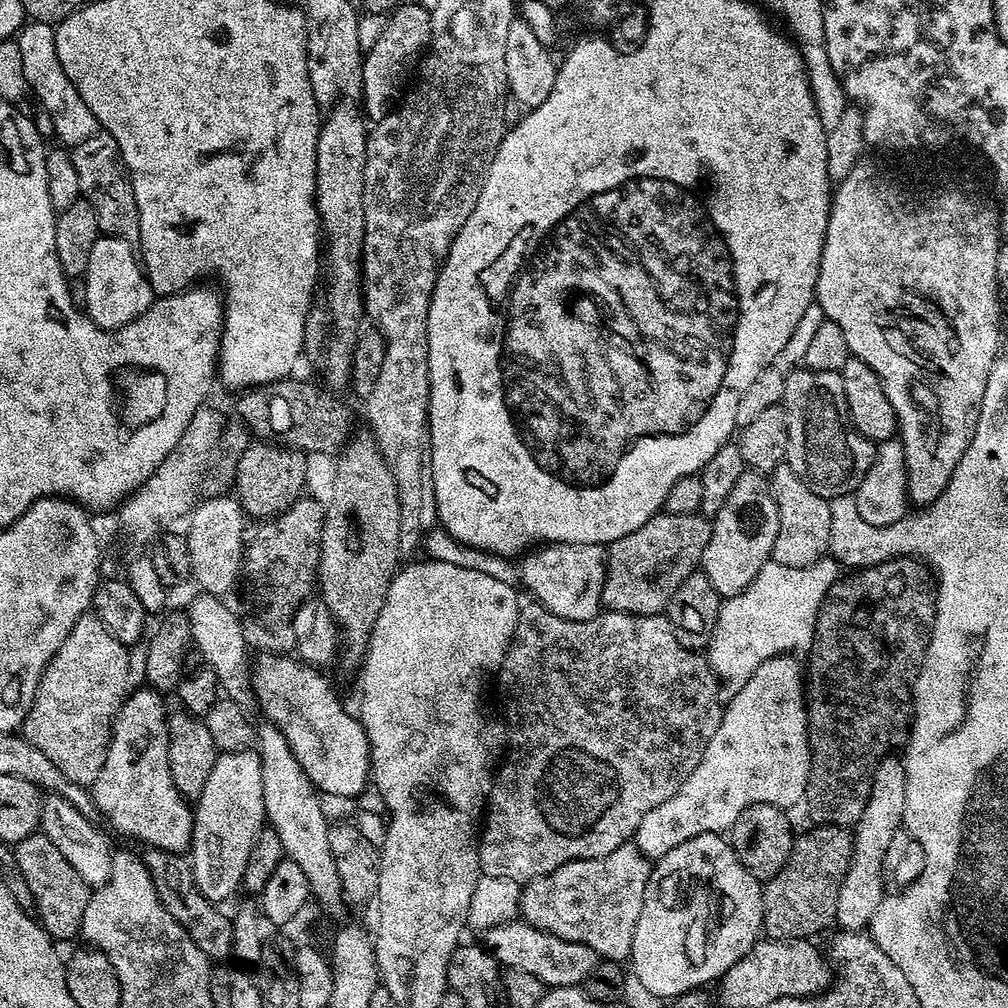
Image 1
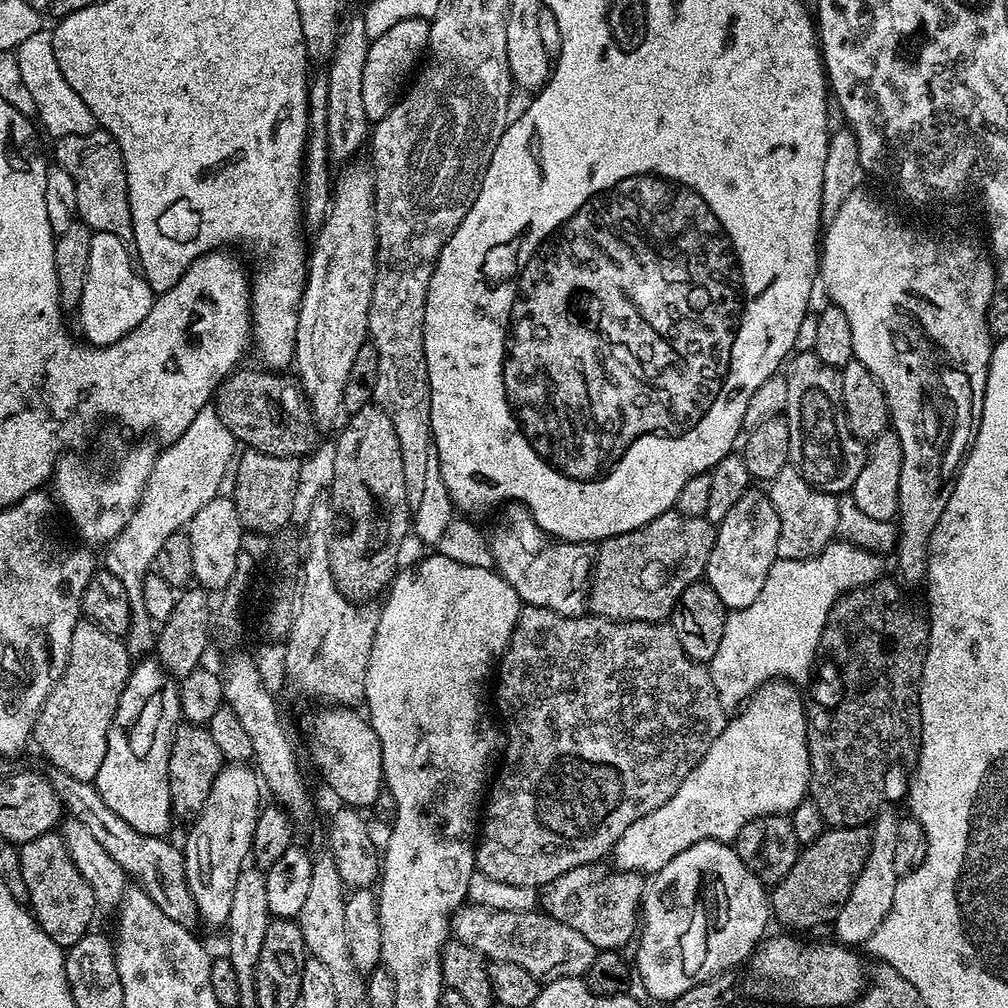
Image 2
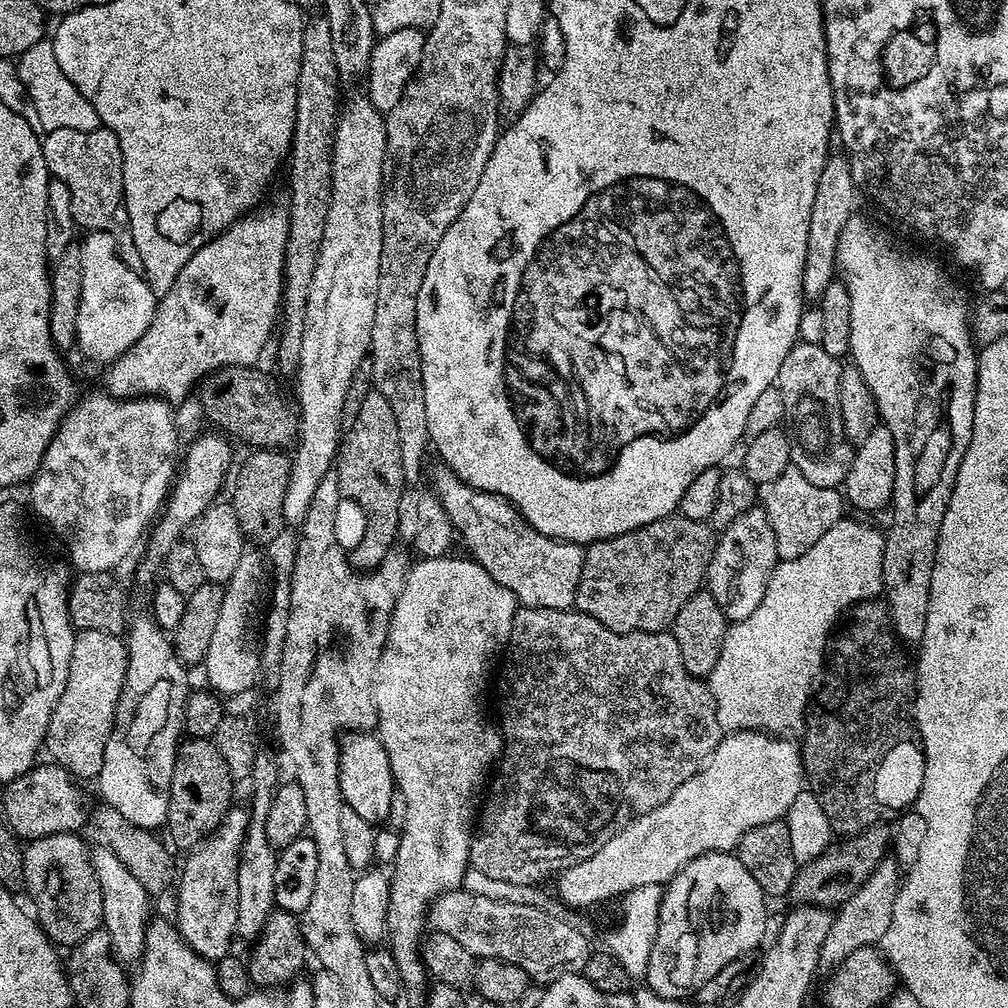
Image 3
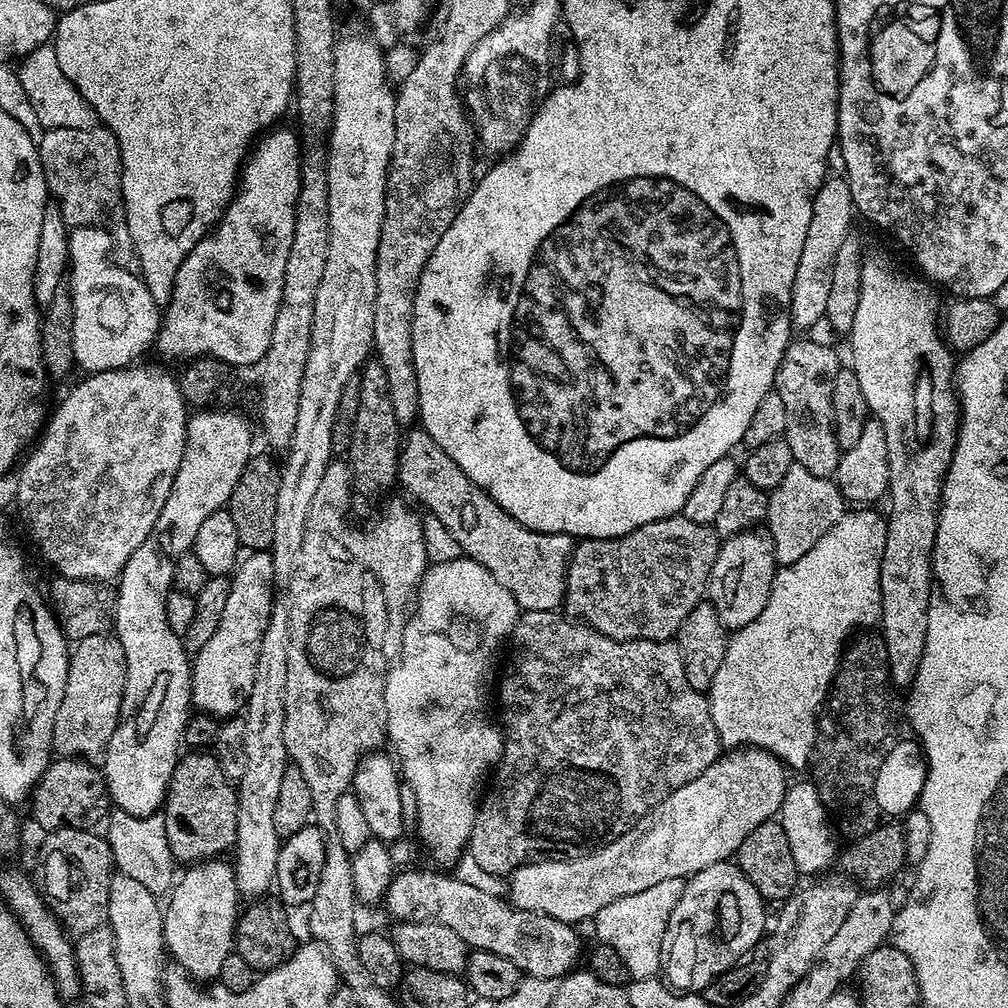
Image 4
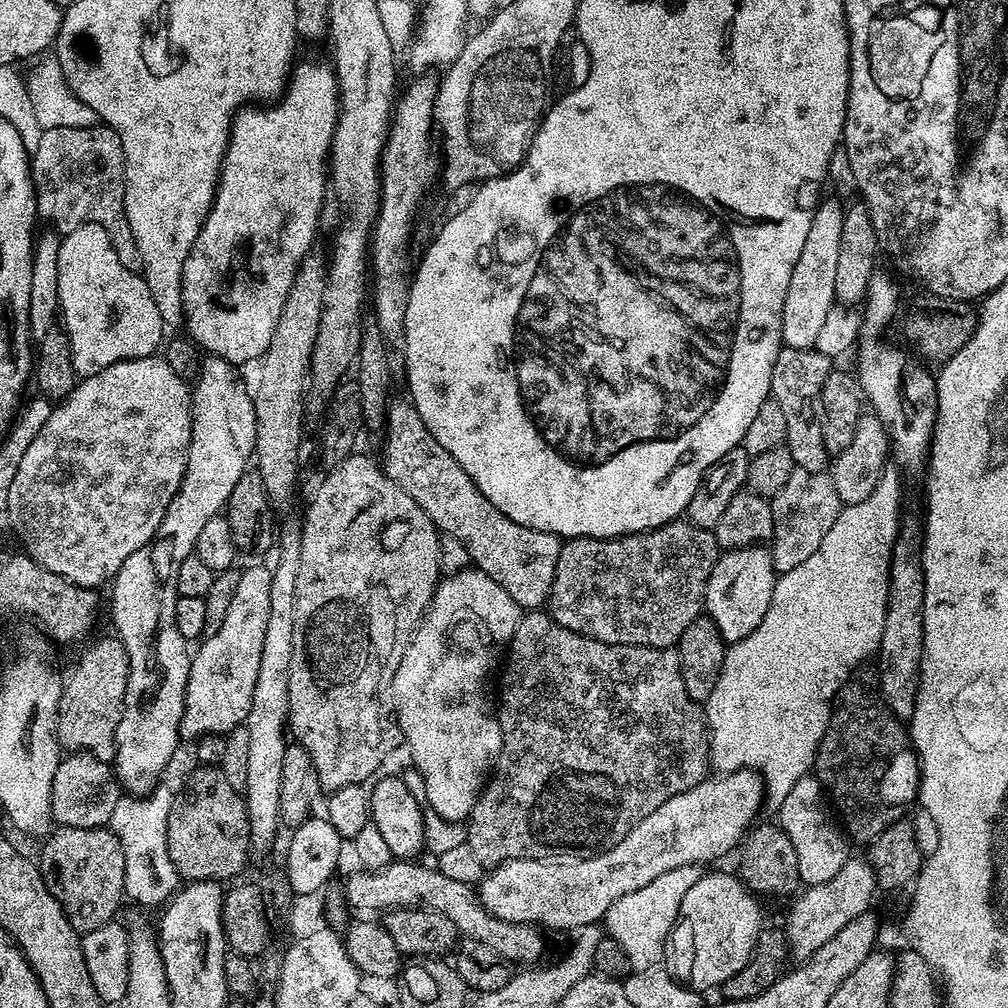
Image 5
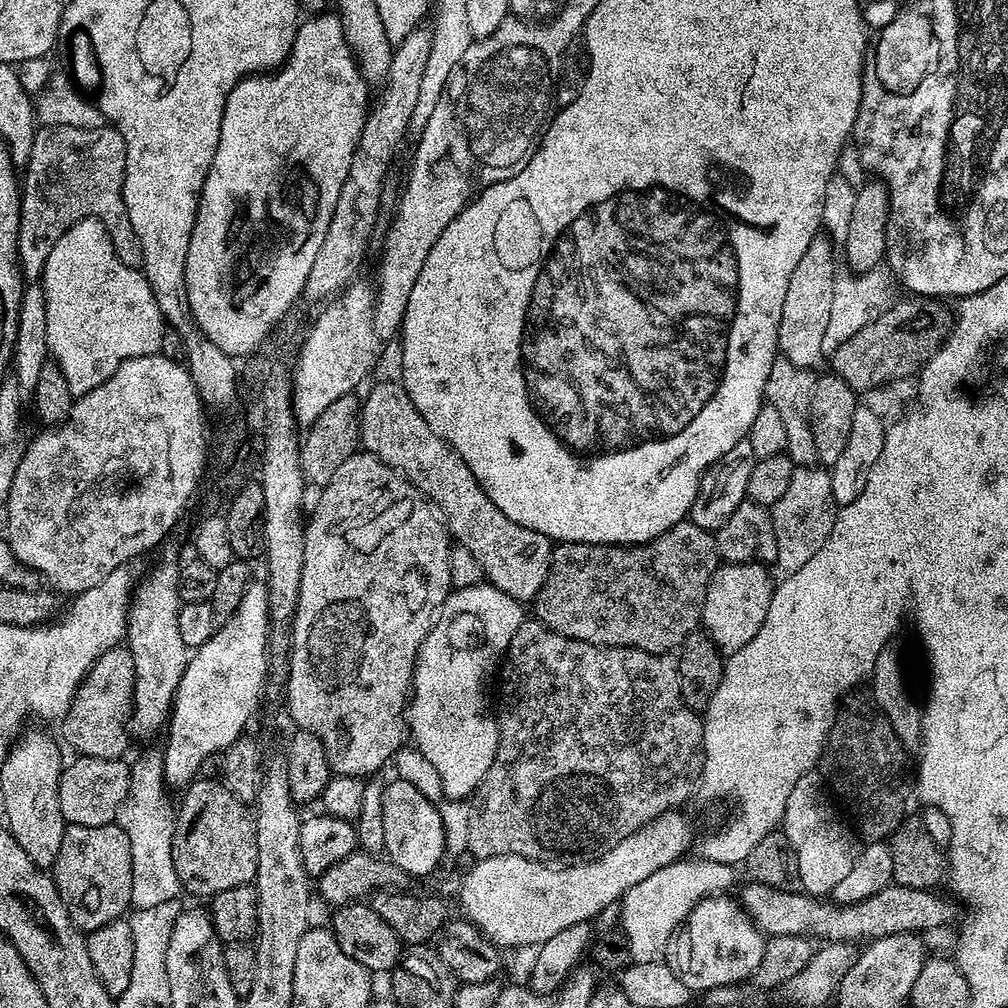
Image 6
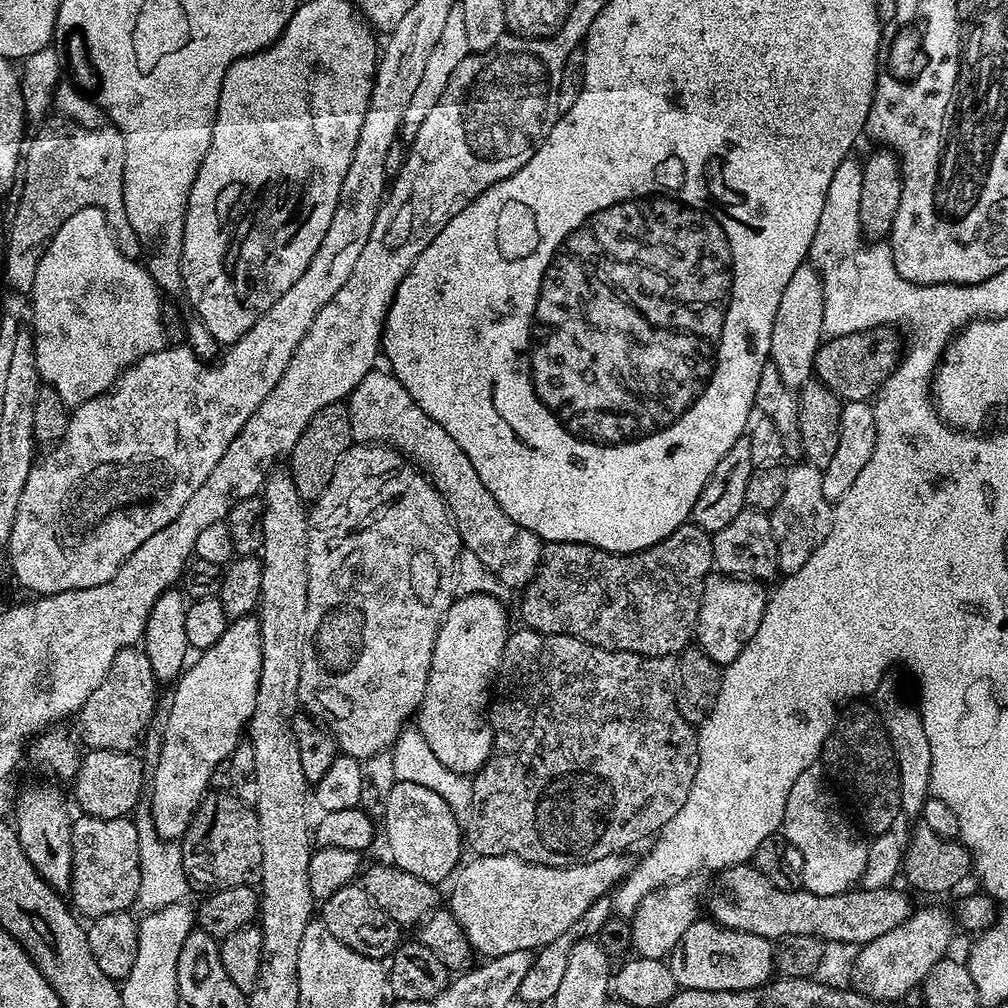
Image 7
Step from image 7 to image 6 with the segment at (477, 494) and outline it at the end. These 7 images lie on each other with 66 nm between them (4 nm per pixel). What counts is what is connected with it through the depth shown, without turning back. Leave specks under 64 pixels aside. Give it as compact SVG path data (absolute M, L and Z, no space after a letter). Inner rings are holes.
M395 379L384 380L376 384L364 396L360 405L360 443L363 451L372 456L389 460L393 472L401 473L417 493L429 496L431 503L438 509L449 533L457 541L464 543L464 548L480 563L485 572L487 583L498 590L510 594L510 598L521 602L535 601L536 595L542 590L542 582L546 582L546 574L552 561L553 541L546 534L538 534L538 530L526 530L526 526L518 526L518 522L510 522L494 502L490 502L482 486L470 474L470 466L458 458L458 454L430 426L426 426L426 418L418 414L414 402L410 402L410 394L404 389L403 383Z

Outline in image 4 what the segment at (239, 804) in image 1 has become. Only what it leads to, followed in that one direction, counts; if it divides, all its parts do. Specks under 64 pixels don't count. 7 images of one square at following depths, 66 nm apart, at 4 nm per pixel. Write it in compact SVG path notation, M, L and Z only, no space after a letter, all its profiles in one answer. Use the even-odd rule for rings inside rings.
M227 859L201 860L185 867L170 889L164 913L164 947L177 965L197 982L215 981L222 970L222 962L234 951L238 893L236 877Z

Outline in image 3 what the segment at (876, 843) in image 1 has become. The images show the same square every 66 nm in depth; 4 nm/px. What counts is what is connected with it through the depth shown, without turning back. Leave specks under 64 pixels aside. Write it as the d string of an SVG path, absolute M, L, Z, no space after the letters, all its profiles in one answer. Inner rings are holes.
M885 858L878 862L874 874L870 874L870 878L866 878L866 882L862 882L862 886L854 890L854 894L847 902L835 909L830 934L820 947L821 965L838 965L850 954L854 954L854 950L879 945L882 934L886 934L886 926L890 926L890 918L894 914L894 898L901 883L902 872L895 859Z

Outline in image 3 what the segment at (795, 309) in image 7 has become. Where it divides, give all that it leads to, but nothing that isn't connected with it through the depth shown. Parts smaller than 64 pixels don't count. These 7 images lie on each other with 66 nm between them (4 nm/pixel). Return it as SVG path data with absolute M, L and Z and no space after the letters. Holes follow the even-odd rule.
M832 154L819 175L817 189L811 206L809 233L806 242L806 263L803 266L803 290L807 299L816 300L824 295L825 288L836 276L837 242L841 237L842 227L854 214L854 202L858 189L850 173L846 156Z

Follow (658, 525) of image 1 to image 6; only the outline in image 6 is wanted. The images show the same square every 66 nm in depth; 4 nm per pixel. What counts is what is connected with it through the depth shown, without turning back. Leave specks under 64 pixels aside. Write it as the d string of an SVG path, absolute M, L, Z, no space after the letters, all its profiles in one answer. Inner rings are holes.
M691 518L679 520L670 530L666 530L658 538L654 538L645 544L587 544L586 542L574 542L573 544L557 543L552 549L552 561L550 570L546 574L546 582L542 582L542 590L536 595L534 601L535 619L546 625L550 630L562 634L566 638L574 638L582 642L600 644L603 648L637 648L647 652L658 652L661 654L671 653L679 649L680 644L691 632L697 631L702 624L702 613L704 610L704 599L708 583L718 567L718 553L716 551L716 537L707 532L702 526L698 526Z

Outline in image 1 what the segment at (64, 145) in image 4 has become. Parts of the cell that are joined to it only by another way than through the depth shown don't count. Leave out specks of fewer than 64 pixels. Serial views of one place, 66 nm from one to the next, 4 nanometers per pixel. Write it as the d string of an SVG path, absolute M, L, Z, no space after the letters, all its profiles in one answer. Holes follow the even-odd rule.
M98 131L94 138L75 145L71 149L74 170L78 170L78 182L83 199L96 209L97 226L105 236L117 236L133 246L140 242L140 223L138 222L138 202L134 202L132 180L128 169L120 158L118 142L106 131Z

